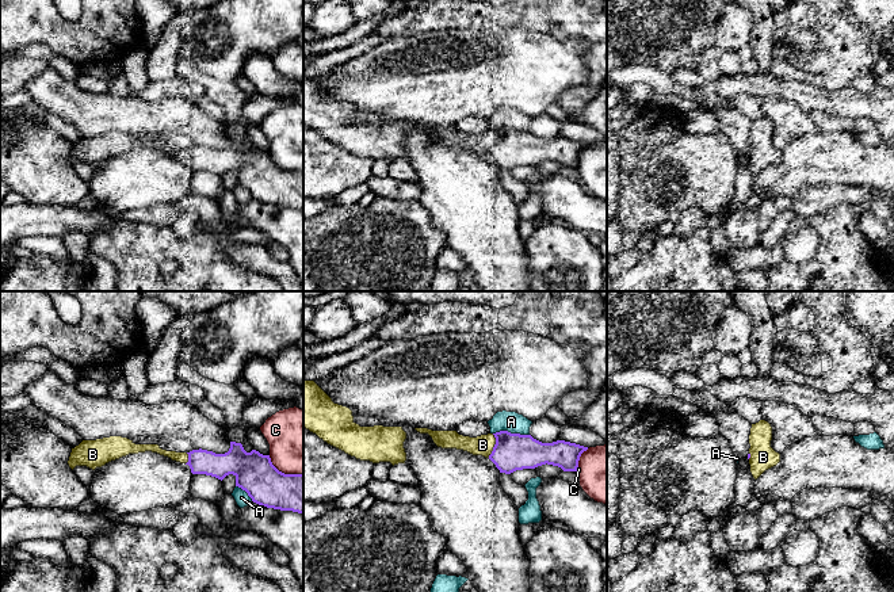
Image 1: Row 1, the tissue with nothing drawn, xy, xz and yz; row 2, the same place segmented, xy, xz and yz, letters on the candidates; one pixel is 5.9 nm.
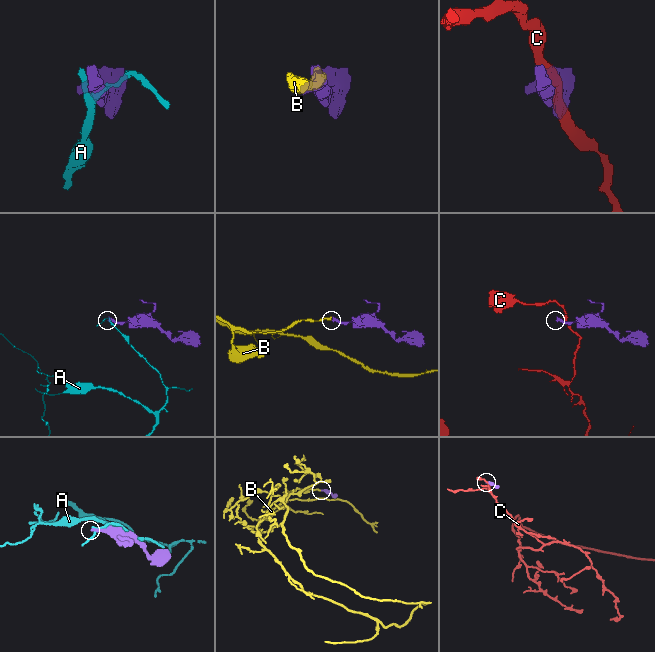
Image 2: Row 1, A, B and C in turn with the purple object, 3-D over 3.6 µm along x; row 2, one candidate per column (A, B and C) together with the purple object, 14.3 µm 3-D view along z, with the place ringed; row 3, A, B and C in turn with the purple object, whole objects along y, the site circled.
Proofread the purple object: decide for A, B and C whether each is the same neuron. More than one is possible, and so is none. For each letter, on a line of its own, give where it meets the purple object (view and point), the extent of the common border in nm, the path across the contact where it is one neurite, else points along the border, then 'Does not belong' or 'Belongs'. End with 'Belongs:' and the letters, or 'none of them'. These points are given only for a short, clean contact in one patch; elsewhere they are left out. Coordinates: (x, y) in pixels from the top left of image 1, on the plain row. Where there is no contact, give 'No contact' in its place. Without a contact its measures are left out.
A: Touches purple at xz (509, 129). Shared border 220 nm. Does not belong
B: Touches purple at xz (495, 142). Shared border 150 nm. Belongs
C: Touches purple at xz (579, 156). Shared border 150 nm. Does not belong
Belongs: B

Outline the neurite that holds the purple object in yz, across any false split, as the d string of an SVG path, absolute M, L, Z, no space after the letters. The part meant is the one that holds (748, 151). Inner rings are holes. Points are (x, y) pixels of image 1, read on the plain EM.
M760 117L759 119L752 121L748 156L754 176L780 158L780 150L771 144L771 137L772 123L768 118Z

